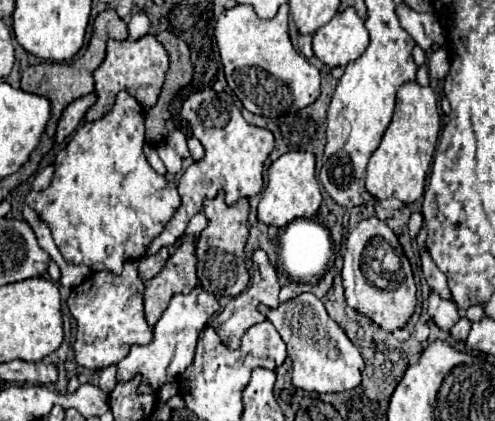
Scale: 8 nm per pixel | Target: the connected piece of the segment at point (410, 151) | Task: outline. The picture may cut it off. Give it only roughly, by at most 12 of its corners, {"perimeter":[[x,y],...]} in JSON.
{"perimeter":[[400,88],[366,170],[376,200],[420,200],[440,132],[432,88]]}

